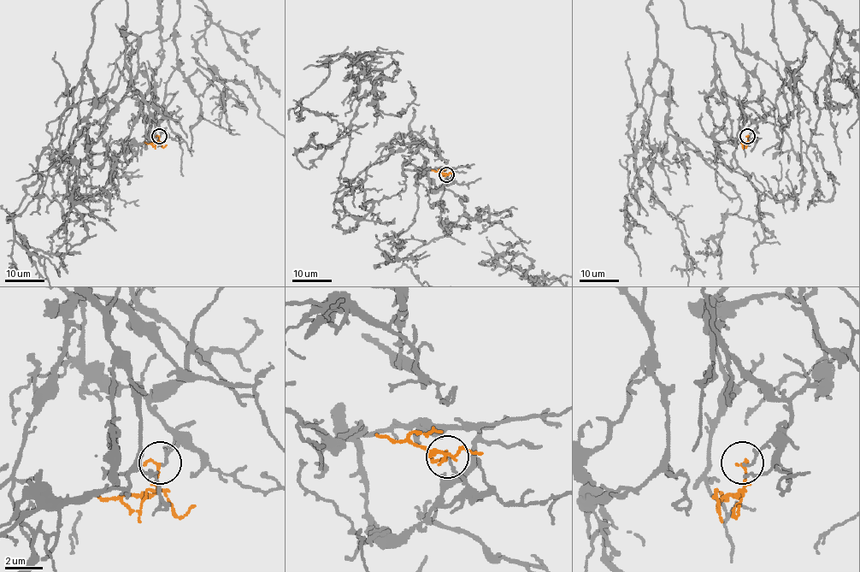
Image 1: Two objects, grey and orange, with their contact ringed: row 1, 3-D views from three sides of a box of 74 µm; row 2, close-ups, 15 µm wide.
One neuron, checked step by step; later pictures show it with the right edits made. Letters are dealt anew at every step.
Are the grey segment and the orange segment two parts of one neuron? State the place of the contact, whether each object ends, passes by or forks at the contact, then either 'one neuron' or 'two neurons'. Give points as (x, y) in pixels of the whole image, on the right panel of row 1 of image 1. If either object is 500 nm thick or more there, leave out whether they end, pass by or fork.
place (747, 136); grey ends; orange ends; two neurons

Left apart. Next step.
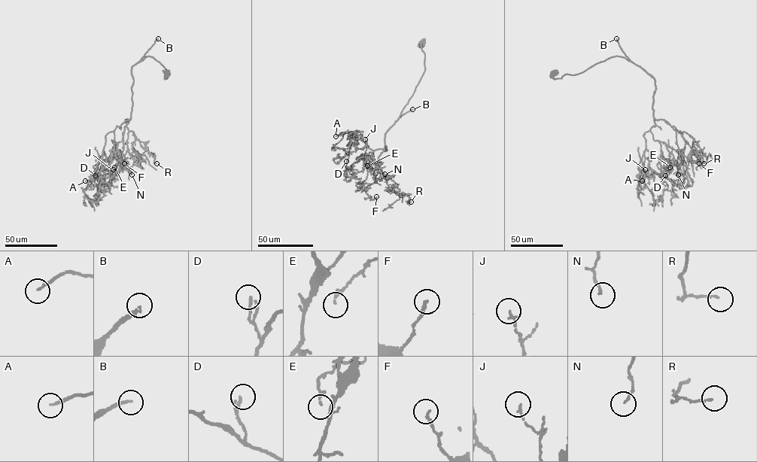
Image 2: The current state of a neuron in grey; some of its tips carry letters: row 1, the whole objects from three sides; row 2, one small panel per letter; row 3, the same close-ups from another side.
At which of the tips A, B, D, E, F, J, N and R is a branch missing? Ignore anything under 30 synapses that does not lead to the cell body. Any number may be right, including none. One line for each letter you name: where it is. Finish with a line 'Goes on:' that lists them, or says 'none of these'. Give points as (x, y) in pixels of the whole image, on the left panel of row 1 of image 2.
A: Place: (85, 180)
B: Place: (158, 38)
Goes on: A, B

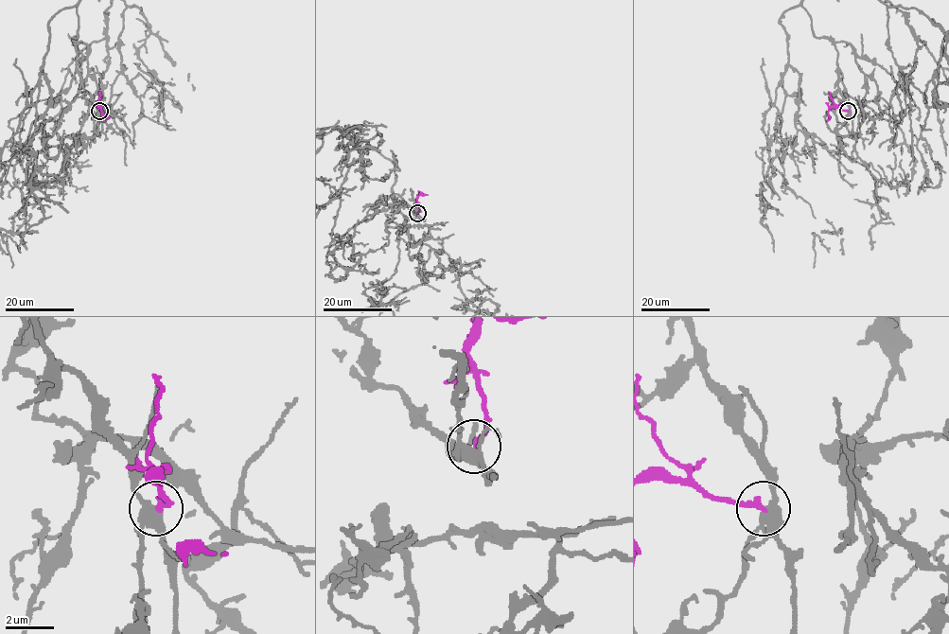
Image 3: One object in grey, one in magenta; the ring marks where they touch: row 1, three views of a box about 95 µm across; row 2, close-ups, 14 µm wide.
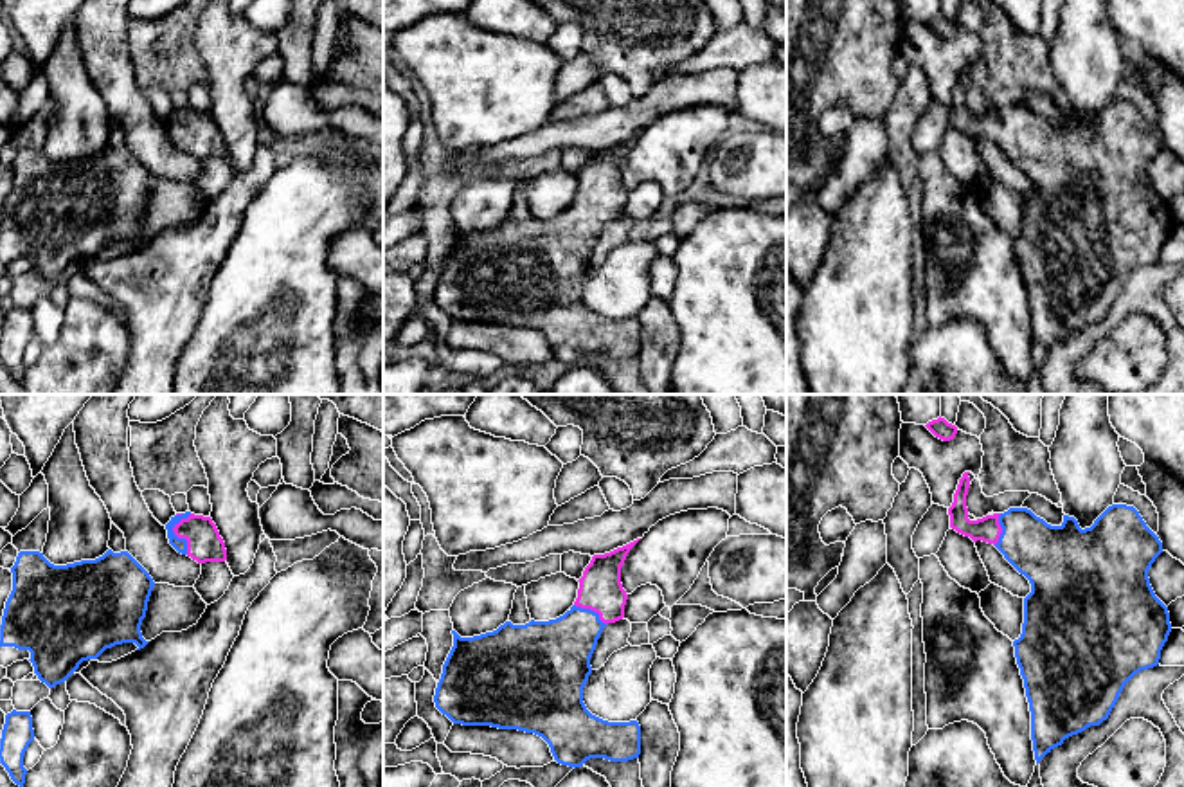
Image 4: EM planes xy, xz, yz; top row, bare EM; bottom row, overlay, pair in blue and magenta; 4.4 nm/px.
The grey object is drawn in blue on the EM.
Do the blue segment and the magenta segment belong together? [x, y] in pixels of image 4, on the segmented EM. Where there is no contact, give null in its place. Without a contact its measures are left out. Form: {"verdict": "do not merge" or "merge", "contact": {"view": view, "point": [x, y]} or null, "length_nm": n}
{"verdict": "merge", "contact": {"view": "xy", "point": [175, 535]}, "length_nm": 190}

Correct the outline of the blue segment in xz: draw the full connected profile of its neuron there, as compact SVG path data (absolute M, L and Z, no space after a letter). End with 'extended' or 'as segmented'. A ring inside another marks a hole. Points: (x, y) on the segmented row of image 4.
M641 538L617 547L605 555L594 555L578 580L578 598L574 605L560 618L549 621L531 620L525 625L506 621L493 632L473 638L461 638L455 630L453 647L443 665L443 674L435 688L435 708L453 724L462 726L491 726L498 729L518 729L542 737L561 765L581 767L590 758L605 758L610 762L628 762L641 755L641 726L637 720L608 722L592 715L583 702L583 688L592 674L590 657L597 639L608 623L624 618L628 600L621 583L621 567L630 549Z | extended

